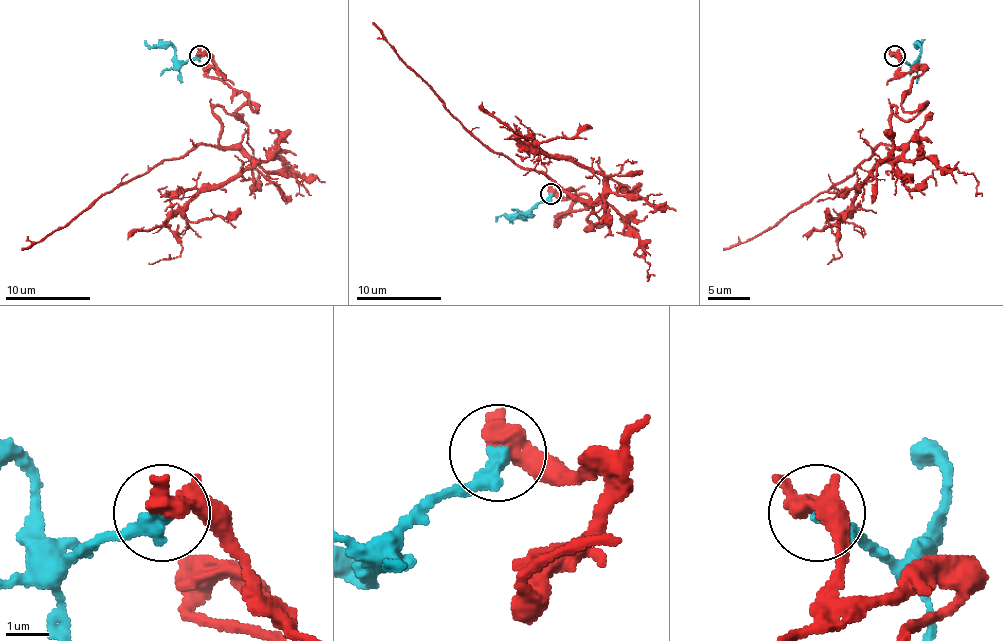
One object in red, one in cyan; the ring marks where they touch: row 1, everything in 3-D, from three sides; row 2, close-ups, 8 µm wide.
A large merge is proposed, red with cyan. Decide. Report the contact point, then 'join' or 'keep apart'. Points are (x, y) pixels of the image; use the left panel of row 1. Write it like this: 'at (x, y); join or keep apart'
at (199, 55); join

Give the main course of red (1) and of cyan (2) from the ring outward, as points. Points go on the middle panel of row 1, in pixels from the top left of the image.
1: (550, 193), (571, 202), (558, 221), (599, 200), (607, 217), (592, 223), (584, 193), (486, 149), (372, 22)
2: (550, 193), (525, 219), (499, 217), (495, 221)

